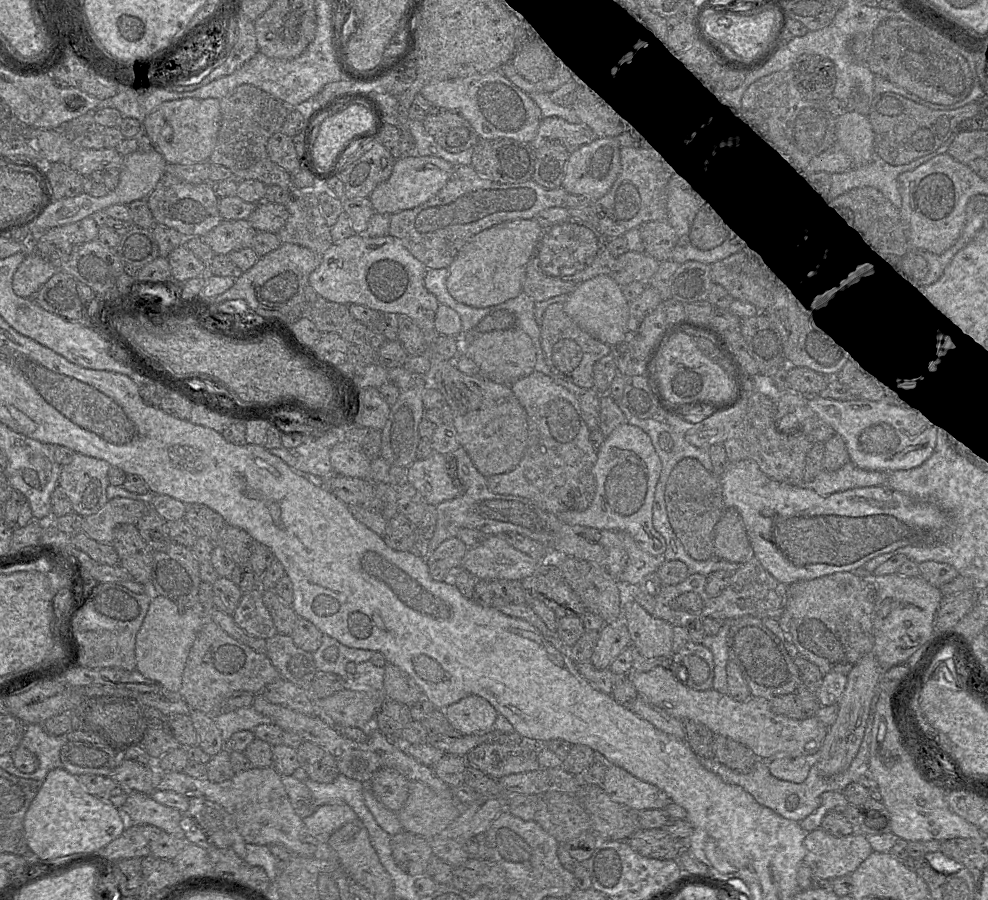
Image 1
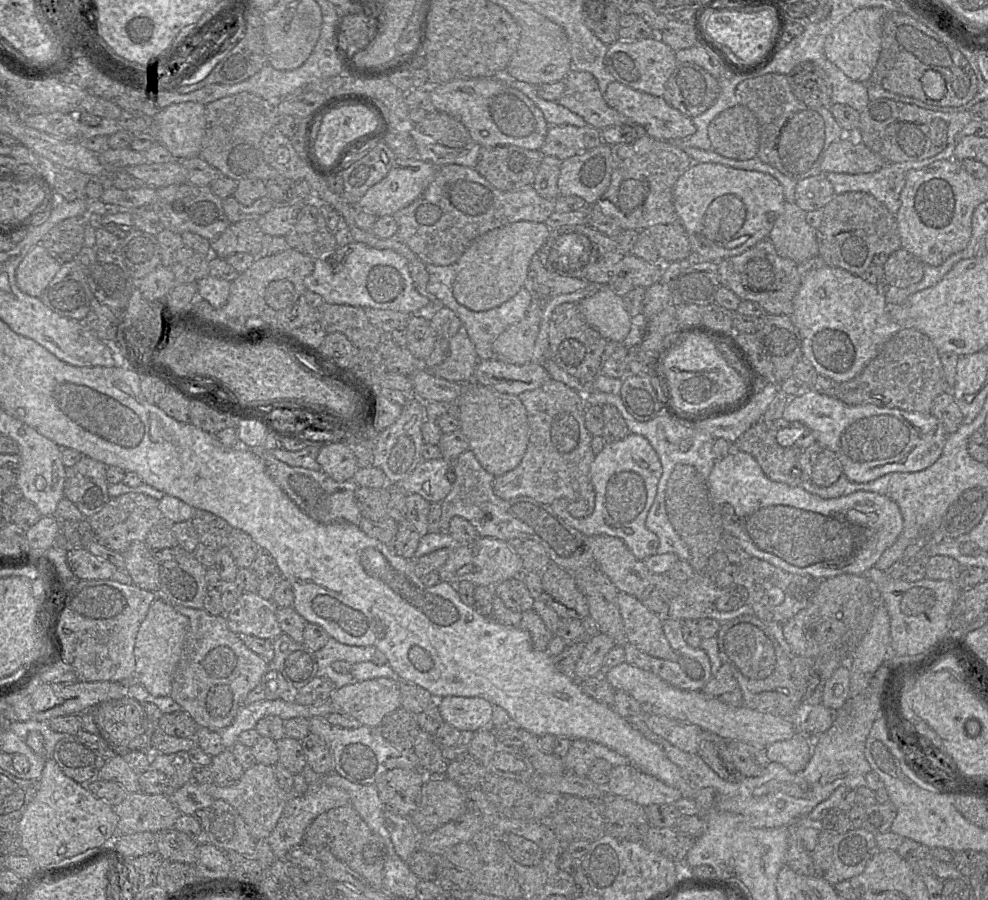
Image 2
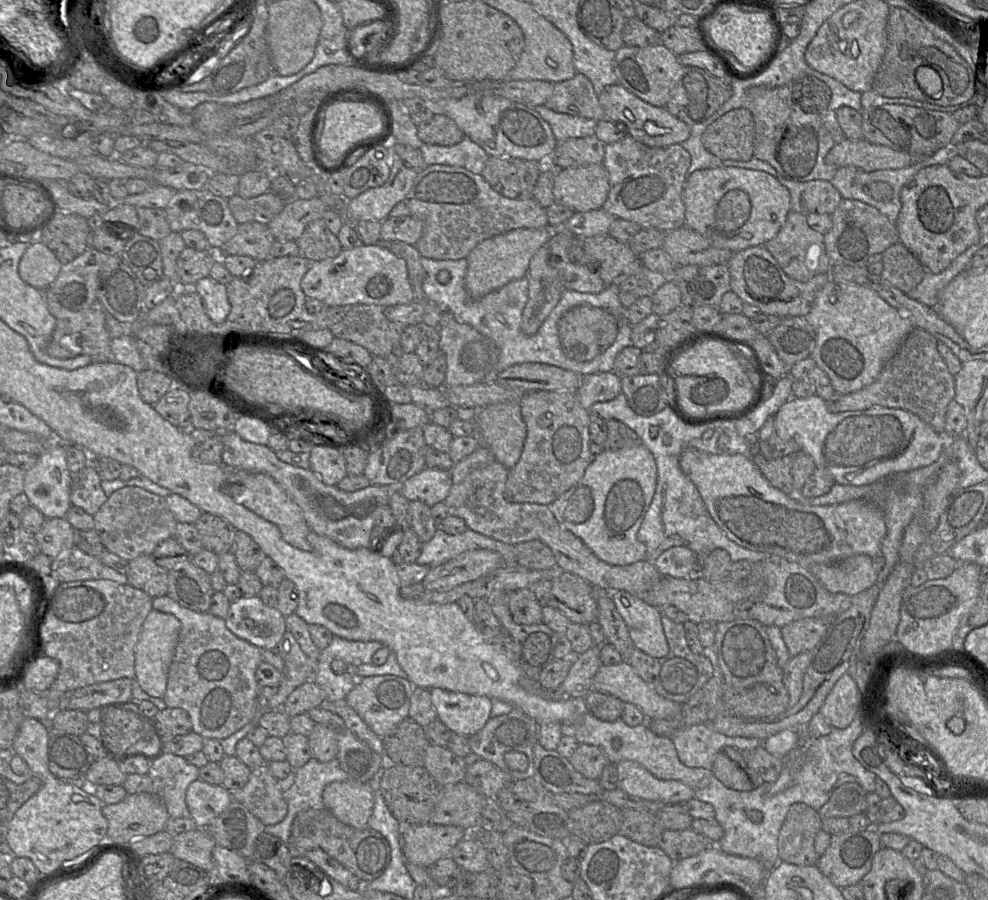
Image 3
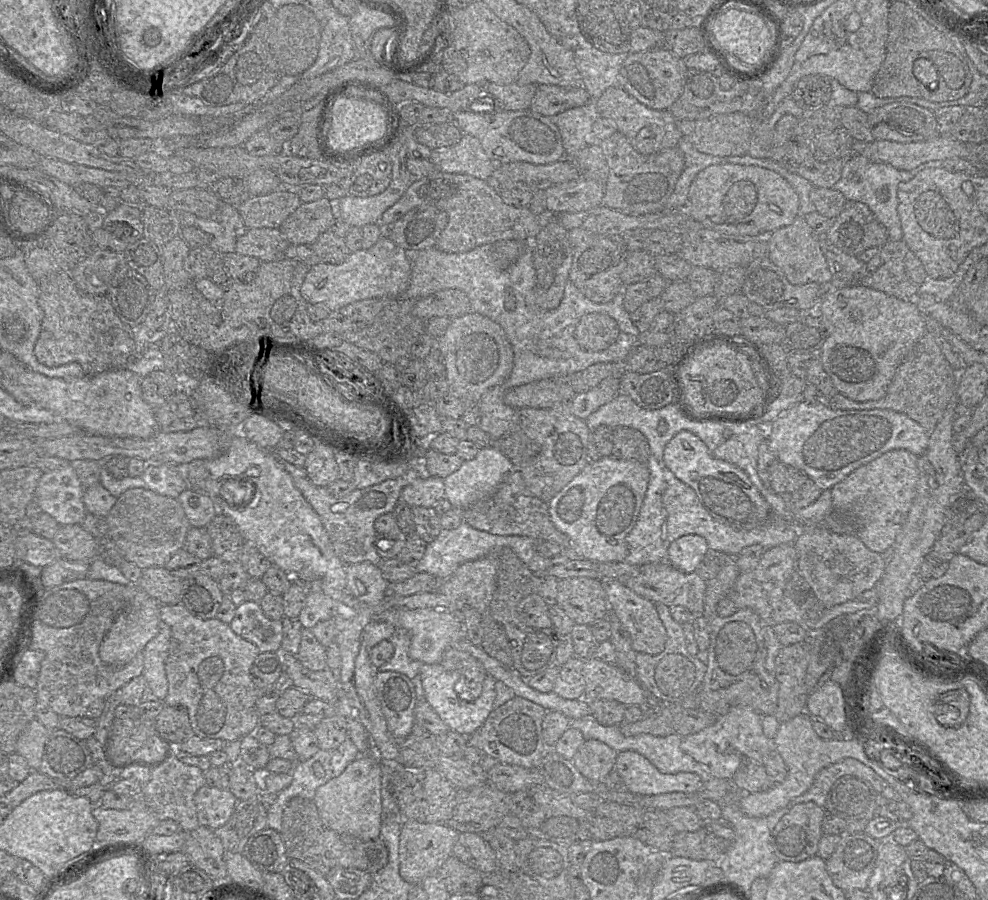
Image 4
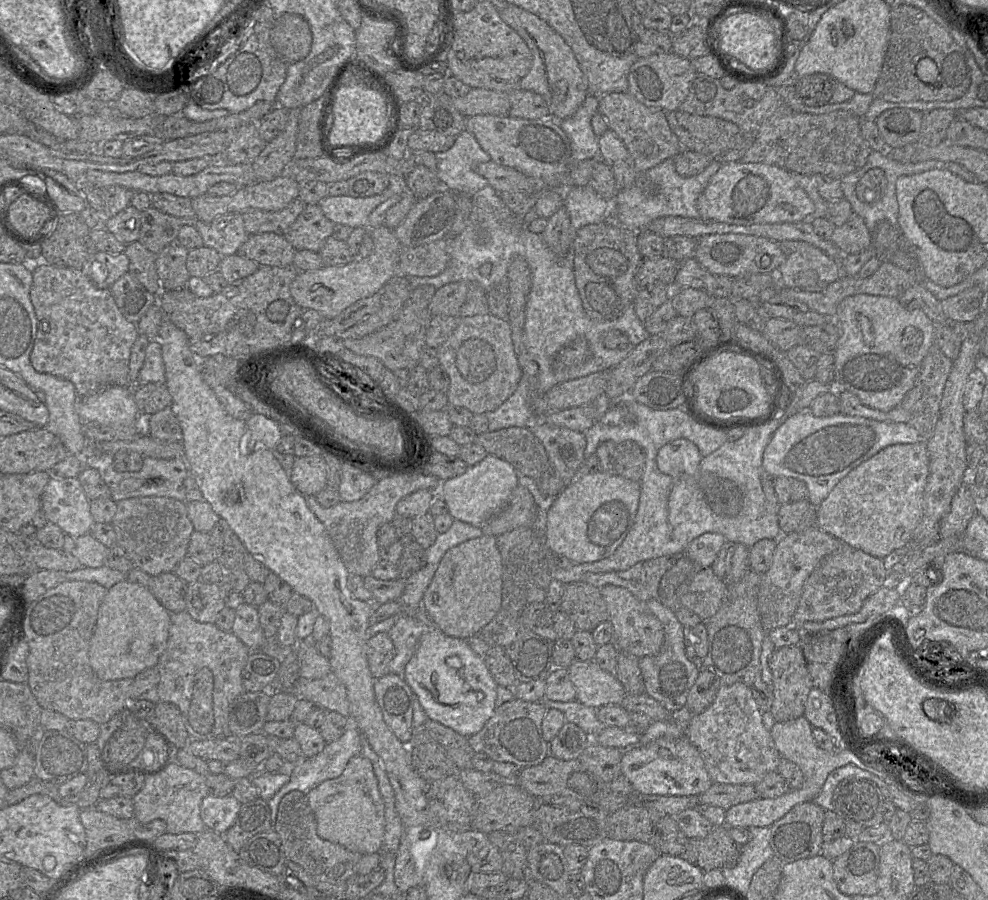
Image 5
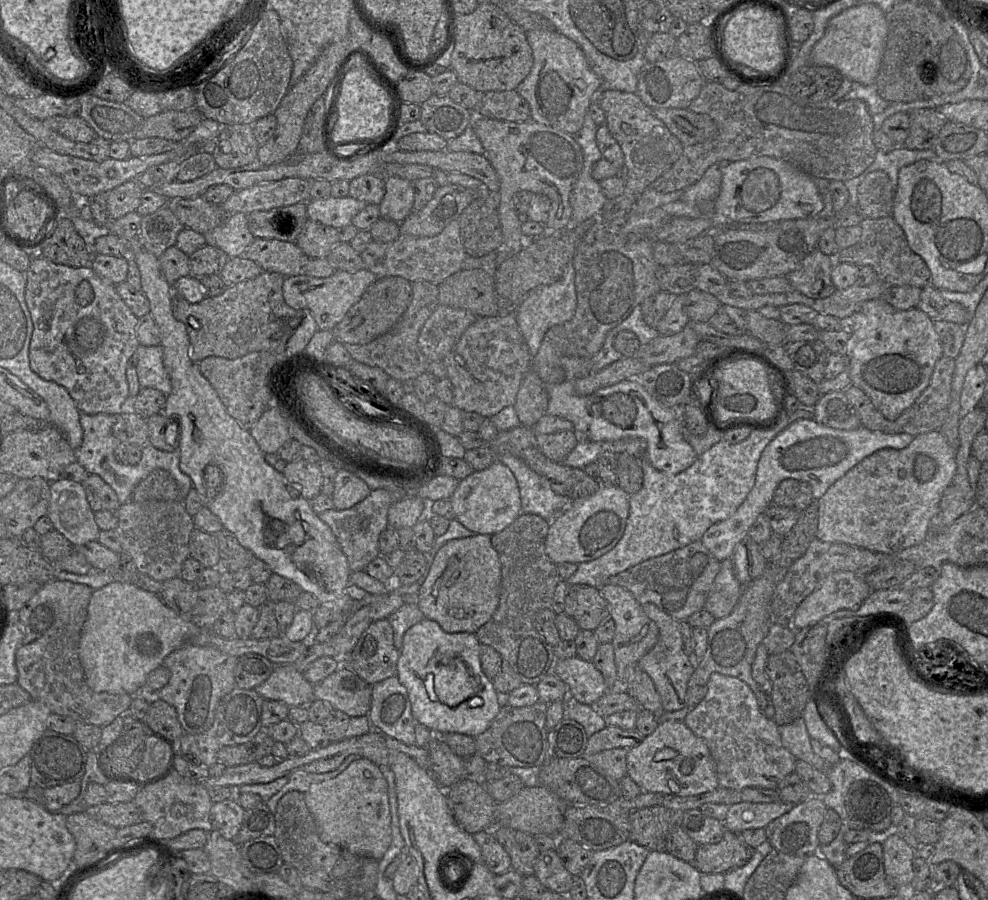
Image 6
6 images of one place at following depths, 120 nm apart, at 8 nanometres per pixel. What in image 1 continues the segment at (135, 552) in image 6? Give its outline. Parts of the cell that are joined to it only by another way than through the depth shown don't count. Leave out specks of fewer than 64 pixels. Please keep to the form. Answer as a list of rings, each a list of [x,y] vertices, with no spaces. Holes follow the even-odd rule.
[[[113,498],[96,513],[83,518],[83,532],[99,543],[112,544],[115,528],[121,524],[136,525],[148,507],[143,501]]]

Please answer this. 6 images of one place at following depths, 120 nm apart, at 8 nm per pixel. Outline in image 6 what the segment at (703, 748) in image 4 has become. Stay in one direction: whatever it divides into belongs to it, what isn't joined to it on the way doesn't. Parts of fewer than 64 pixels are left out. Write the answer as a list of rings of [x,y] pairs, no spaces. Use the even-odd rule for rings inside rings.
[[[711,674],[706,696],[690,710],[684,723],[707,744],[716,766],[719,787],[738,791],[747,787],[777,789],[779,782],[795,770],[797,759],[783,746],[779,726],[762,714],[754,693],[739,678]]]

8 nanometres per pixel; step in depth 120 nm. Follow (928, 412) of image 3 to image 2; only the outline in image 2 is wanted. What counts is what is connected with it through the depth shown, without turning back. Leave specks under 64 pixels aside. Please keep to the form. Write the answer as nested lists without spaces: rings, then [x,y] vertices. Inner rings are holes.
[[[902,328],[883,345],[878,355],[865,366],[861,373],[854,379],[840,384],[837,398],[847,405],[873,404],[879,407],[931,413],[935,397],[947,391],[951,392],[951,388],[946,381],[945,371],[936,347],[920,331],[914,328]]]

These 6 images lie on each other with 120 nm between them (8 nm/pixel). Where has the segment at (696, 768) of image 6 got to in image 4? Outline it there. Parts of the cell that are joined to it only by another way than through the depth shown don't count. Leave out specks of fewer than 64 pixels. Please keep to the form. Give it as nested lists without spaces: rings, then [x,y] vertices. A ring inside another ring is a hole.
[[[635,751],[619,752],[615,771],[624,781],[627,791],[643,797],[673,792],[692,793],[703,787],[699,775],[692,772],[661,773],[647,758]]]

